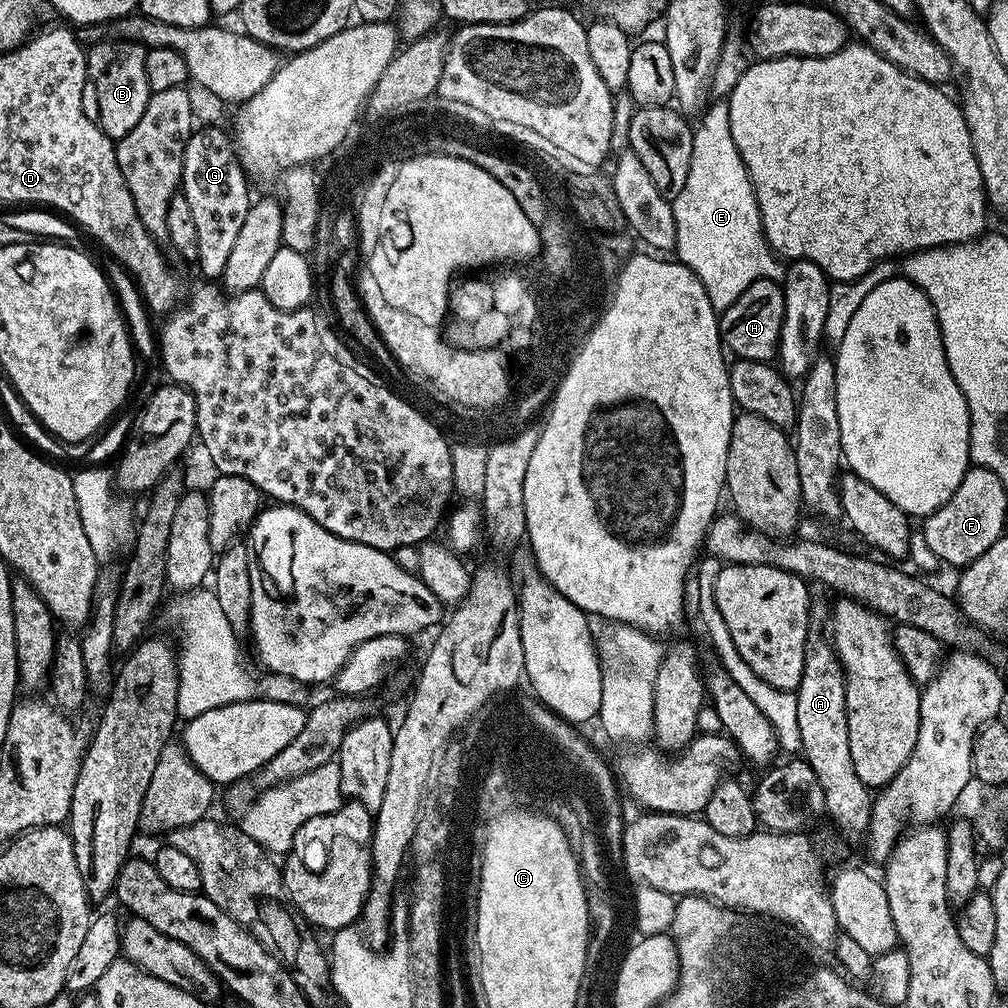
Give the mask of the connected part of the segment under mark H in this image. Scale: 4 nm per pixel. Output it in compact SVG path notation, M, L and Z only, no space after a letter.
M759 280L746 290L719 317L720 339L733 357L742 360L772 362L777 359L780 347L780 331L784 321L784 289L777 281Z

